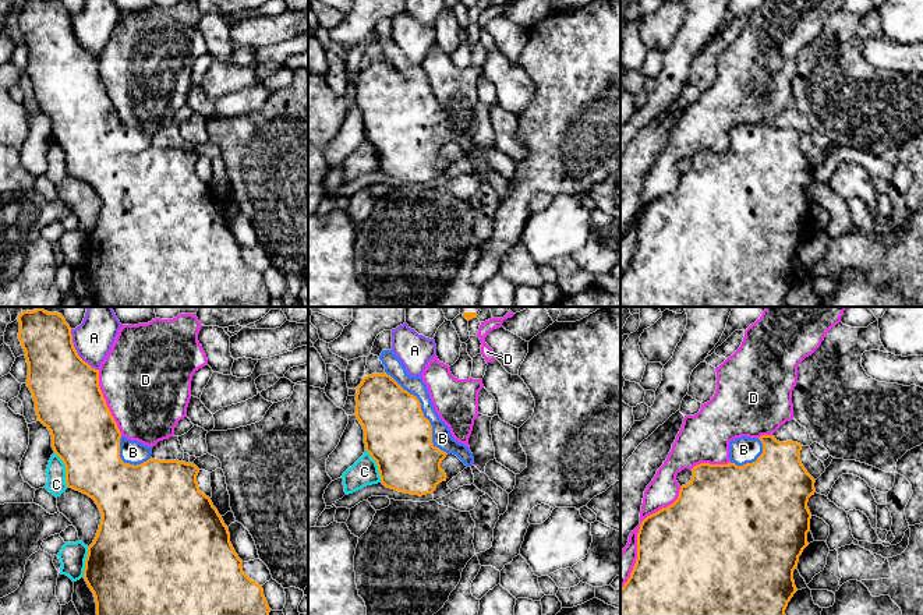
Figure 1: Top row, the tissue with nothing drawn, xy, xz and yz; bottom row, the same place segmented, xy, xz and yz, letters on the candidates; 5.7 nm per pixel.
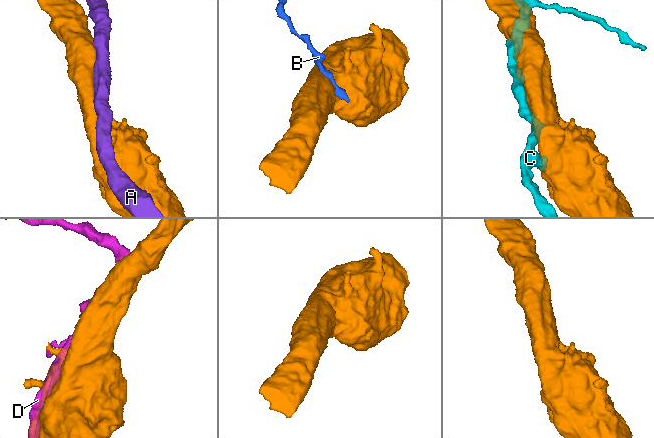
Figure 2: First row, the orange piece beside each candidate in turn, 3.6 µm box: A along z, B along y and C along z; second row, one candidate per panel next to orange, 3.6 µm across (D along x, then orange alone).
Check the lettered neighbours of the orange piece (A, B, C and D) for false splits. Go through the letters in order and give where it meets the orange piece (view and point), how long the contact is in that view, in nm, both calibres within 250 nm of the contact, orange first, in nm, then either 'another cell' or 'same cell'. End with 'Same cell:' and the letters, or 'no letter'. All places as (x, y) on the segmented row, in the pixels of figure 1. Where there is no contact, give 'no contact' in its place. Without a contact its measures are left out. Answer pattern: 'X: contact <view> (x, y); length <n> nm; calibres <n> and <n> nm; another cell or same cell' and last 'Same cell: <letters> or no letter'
A: contact xy (75, 352); length 280 nm; calibres 380 and 220 nm; another cell
B: contact xz (423, 413); length 600 nm; calibres 380 and 120 nm; same cell
C: contact xy (66, 469); length 220 nm; calibres 380 and 110 nm; another cell
D: contact yz (637, 533); length 700 nm; calibres 480 and 160 nm; another cell
Same cell: B

